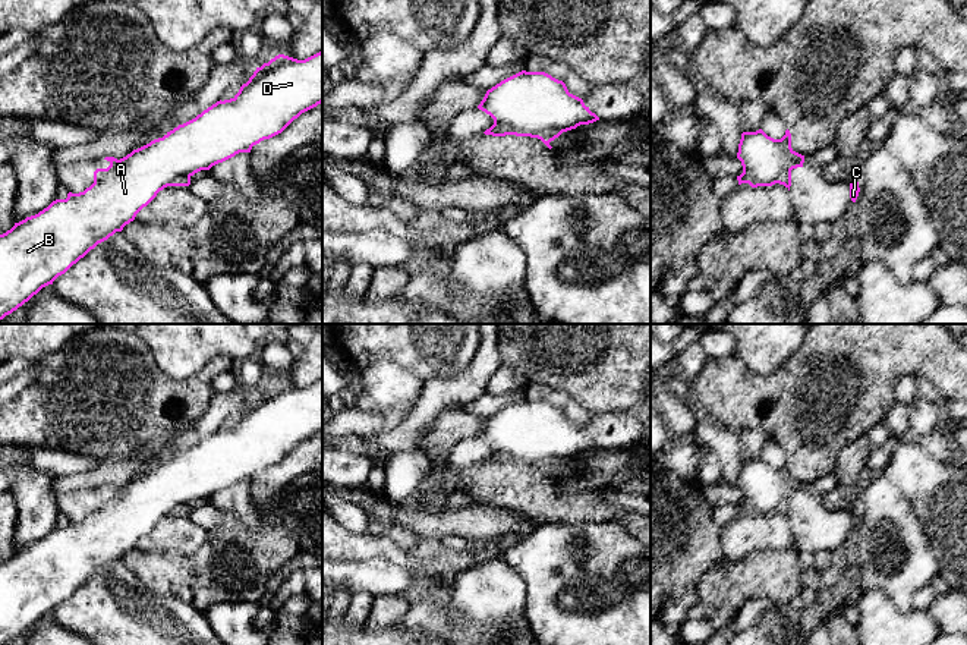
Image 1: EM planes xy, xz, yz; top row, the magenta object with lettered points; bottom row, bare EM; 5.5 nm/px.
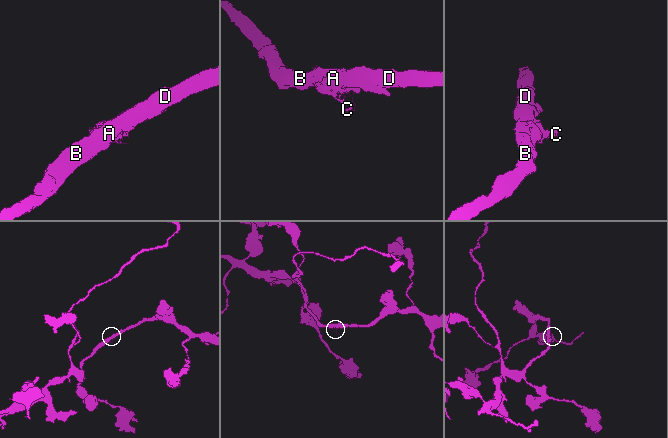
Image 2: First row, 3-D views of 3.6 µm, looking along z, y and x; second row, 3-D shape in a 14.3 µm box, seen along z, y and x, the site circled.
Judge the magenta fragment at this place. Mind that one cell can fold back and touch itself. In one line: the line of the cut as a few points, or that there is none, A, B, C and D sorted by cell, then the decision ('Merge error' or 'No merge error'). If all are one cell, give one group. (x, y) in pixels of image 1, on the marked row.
No split. Groups: A B C D. No merge error

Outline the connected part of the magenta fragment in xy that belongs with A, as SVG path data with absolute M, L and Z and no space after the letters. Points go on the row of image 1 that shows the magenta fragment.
M322 50L305 60L278 54L256 67L233 98L217 101L195 119L120 160L105 157L110 166L97 169L94 183L84 192L69 192L66 199L53 201L0 235L0 320L53 284L98 243L122 232L160 191L189 186L195 173L210 170L239 152L251 152L253 145L281 133L302 113L321 103Z

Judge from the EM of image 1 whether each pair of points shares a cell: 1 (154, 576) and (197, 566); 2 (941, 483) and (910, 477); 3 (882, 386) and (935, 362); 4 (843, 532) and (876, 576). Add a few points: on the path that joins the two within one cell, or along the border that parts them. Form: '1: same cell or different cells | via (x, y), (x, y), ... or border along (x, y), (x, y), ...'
1: same cell | via (164, 575), (186, 575)
2: same cell | via (934, 483), (926, 483), (917, 477)
3: same cell | via (894, 373), (904, 362), (922, 362)
4: different cells | border along (854, 531), (850, 547)

